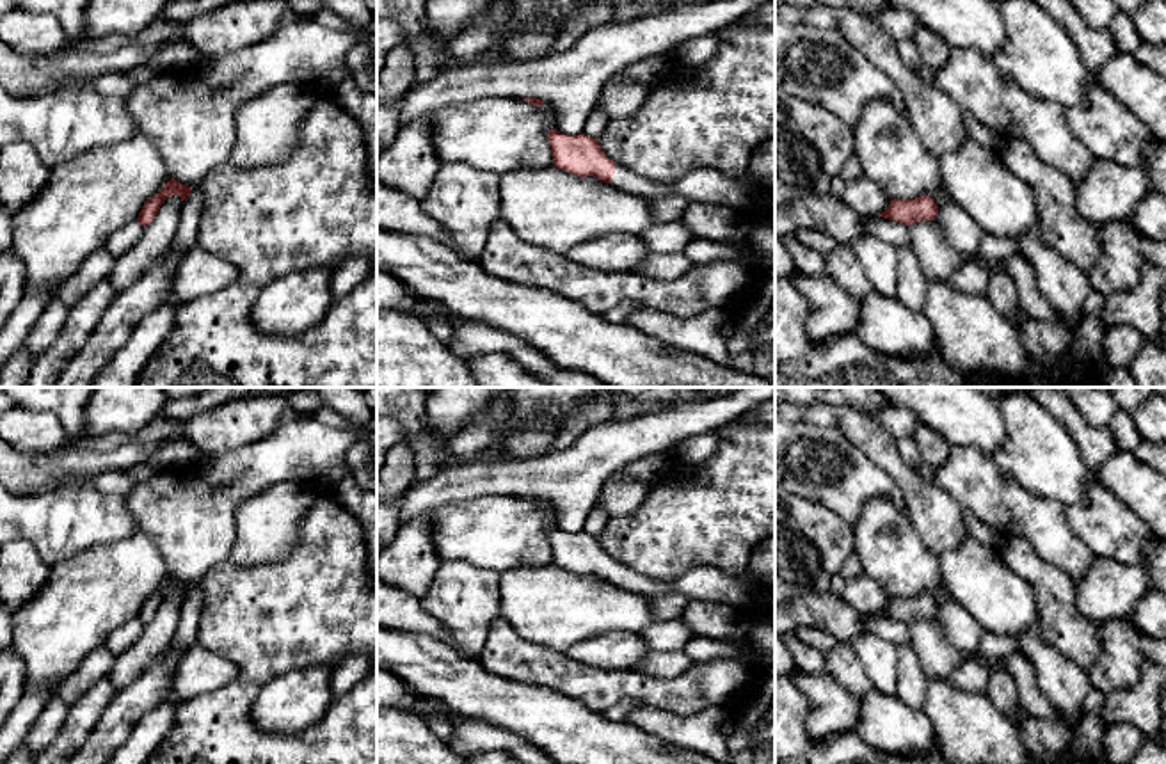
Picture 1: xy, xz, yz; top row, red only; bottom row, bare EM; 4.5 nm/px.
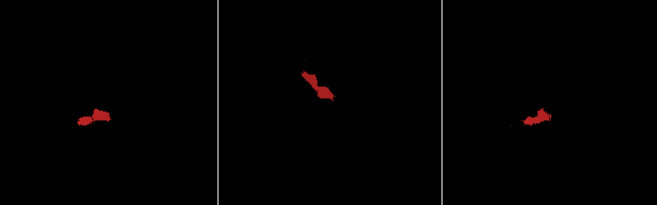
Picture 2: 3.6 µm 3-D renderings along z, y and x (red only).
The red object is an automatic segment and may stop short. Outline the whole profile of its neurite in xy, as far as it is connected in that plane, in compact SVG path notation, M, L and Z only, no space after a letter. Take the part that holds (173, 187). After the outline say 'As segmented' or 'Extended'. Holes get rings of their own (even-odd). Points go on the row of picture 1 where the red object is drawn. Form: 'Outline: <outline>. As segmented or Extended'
Outline: M171 178L158 194L155 194L146 201L146 204L142 206L137 217L137 222L144 227L149 226L167 197L180 195L181 201L187 201L190 192L192 192L192 187L181 185L180 181Z. As segmented

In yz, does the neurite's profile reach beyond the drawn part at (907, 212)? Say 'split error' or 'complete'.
complete

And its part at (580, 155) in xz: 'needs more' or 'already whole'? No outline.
needs more

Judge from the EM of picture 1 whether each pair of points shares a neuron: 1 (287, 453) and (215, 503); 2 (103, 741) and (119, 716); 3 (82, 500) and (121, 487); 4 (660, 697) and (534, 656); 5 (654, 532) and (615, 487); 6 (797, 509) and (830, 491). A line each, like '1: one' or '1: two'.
1: one
2: one
3: two
4: one
5: two
6: two

